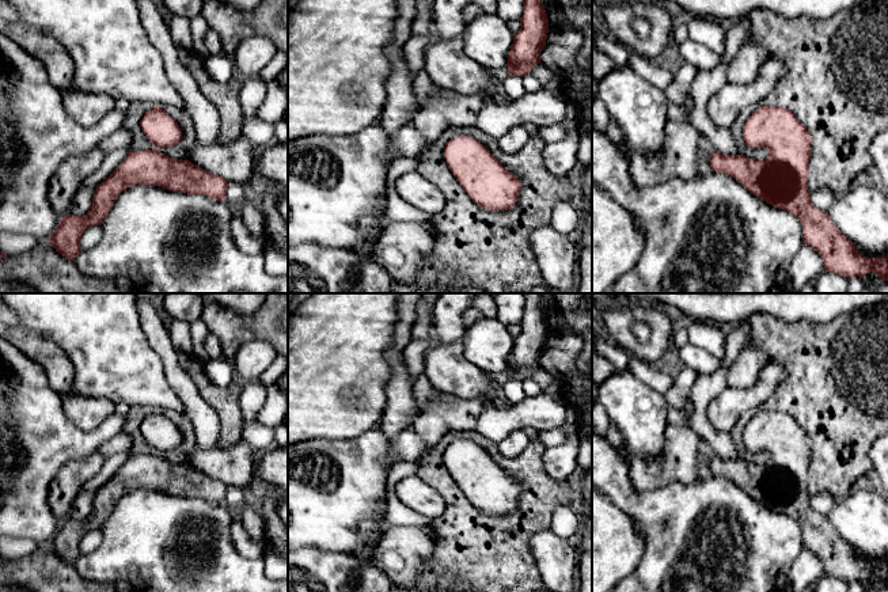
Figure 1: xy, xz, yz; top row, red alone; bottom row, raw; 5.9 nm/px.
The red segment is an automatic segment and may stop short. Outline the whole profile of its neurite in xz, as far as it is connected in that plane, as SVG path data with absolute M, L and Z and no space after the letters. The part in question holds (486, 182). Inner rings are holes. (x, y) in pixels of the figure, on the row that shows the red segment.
M456 136L444 147L444 159L467 196L486 210L515 206L521 181L470 136Z

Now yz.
M777 106L759 107L744 122L743 137L751 148L766 148L769 156L764 160L756 160L714 151L709 156L711 171L730 175L751 194L798 217L802 224L804 243L820 254L824 270L847 278L862 278L866 273L873 272L888 281L888 255L881 258L864 257L857 246L838 229L828 213L812 205L808 189L812 136L793 111Z

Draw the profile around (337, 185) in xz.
M411 124L401 128L396 136L388 136L379 125L371 125L363 130L348 136L327 136L327 134L311 134L308 137L300 137L288 143L288 246L312 243L322 247L337 247L354 250L364 240L368 240L375 234L380 234L382 229L391 223L387 216L387 174L388 167L395 155L402 158L417 158L425 148L425 138L421 132Z

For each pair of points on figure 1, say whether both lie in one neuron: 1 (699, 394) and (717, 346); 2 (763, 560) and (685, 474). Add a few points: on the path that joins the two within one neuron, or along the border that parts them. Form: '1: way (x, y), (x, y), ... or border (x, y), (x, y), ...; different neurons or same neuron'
1: border (727, 329), (725, 355), (721, 359); different neurons
2: border (697, 477), (687, 484), (670, 482), (660, 488); different neurons

